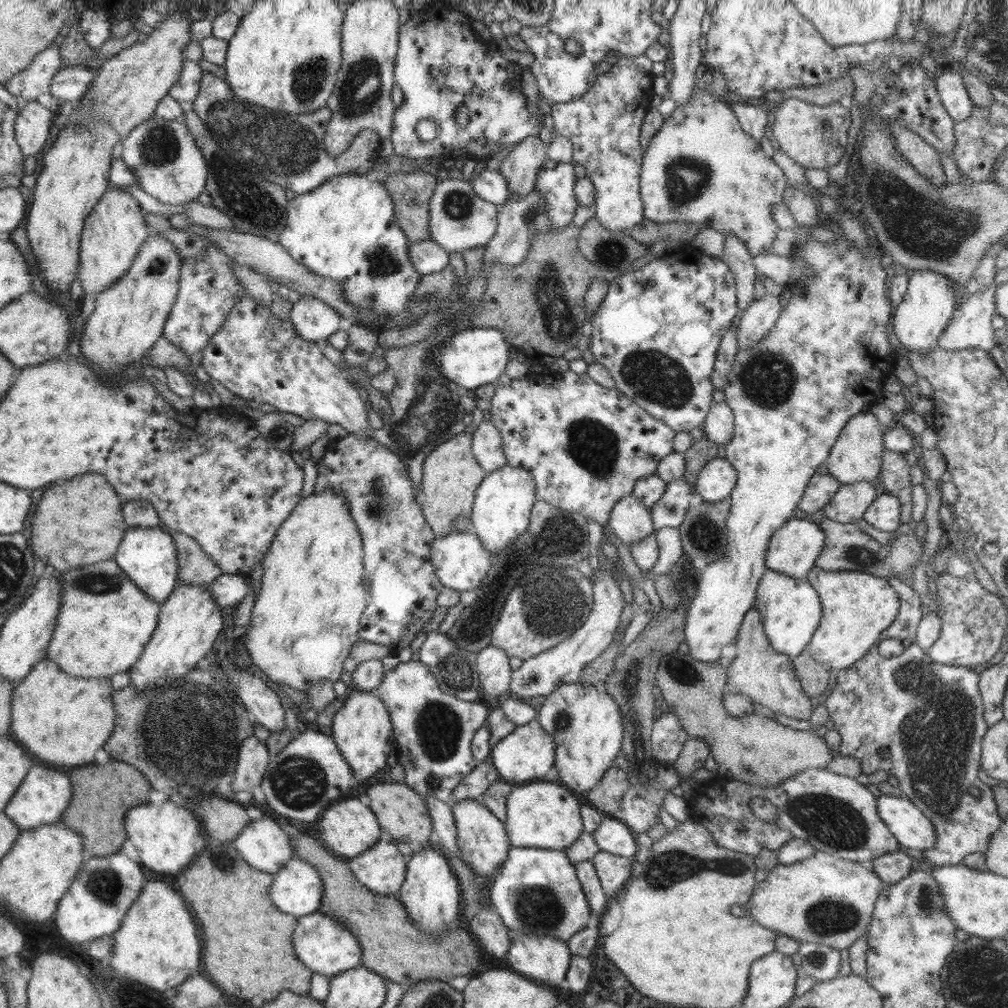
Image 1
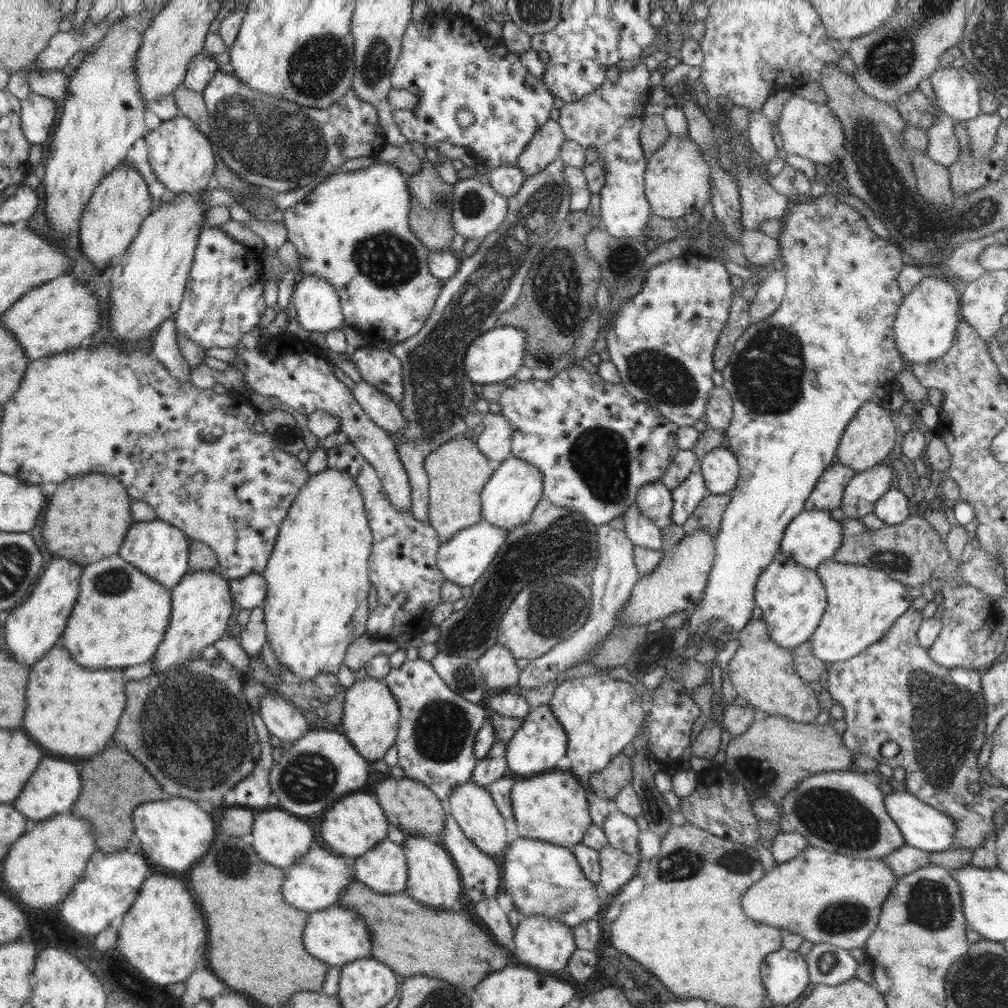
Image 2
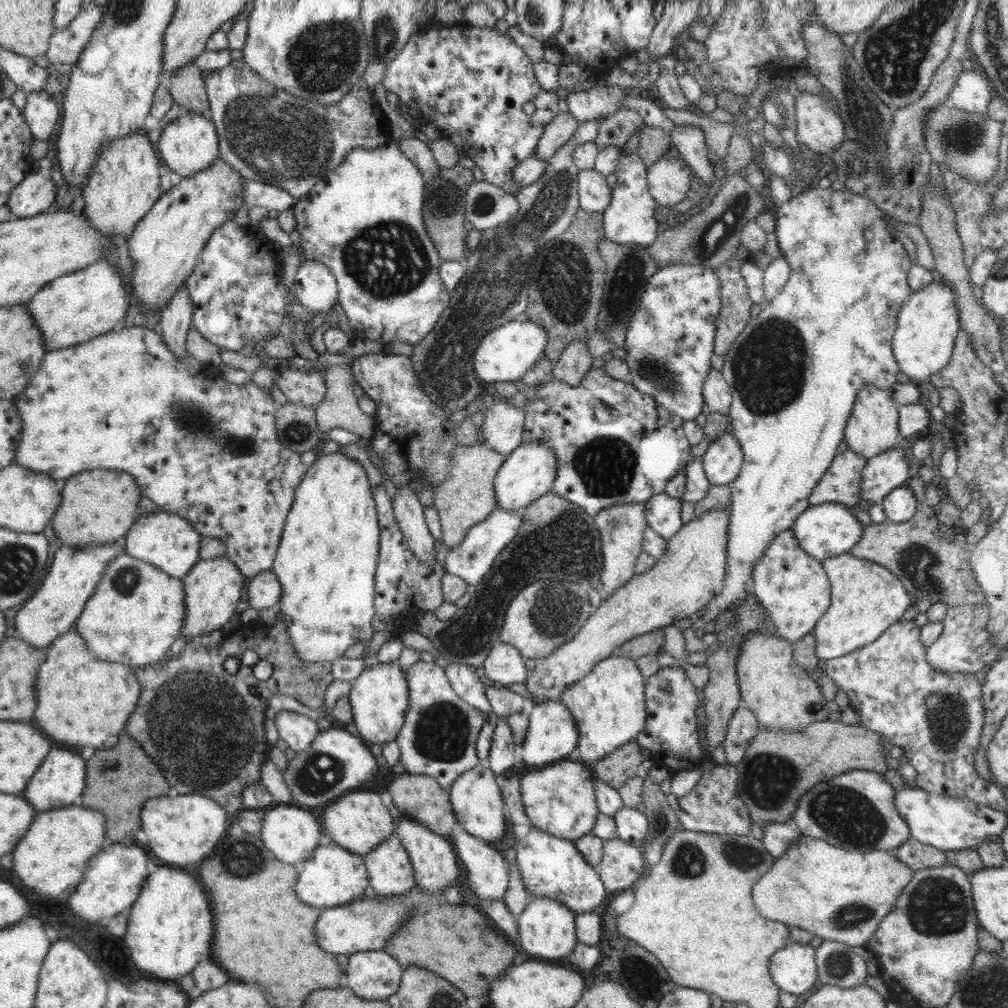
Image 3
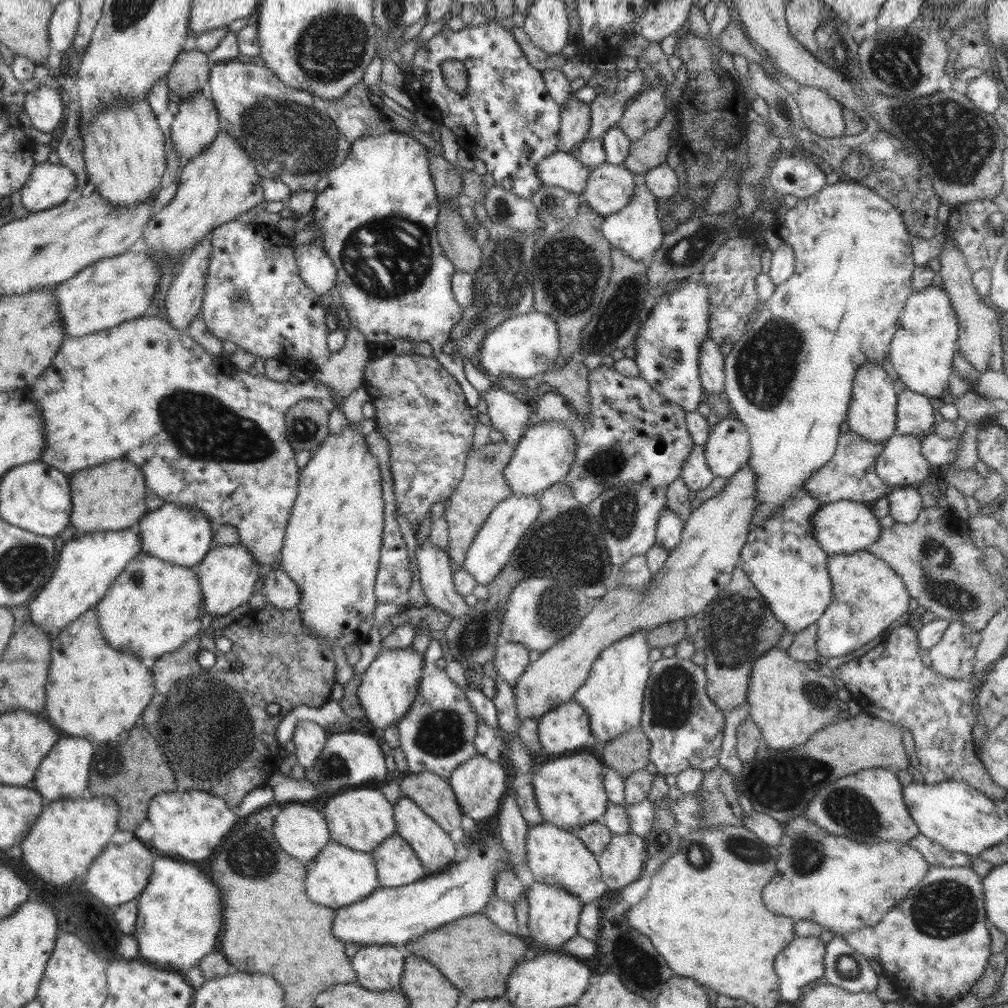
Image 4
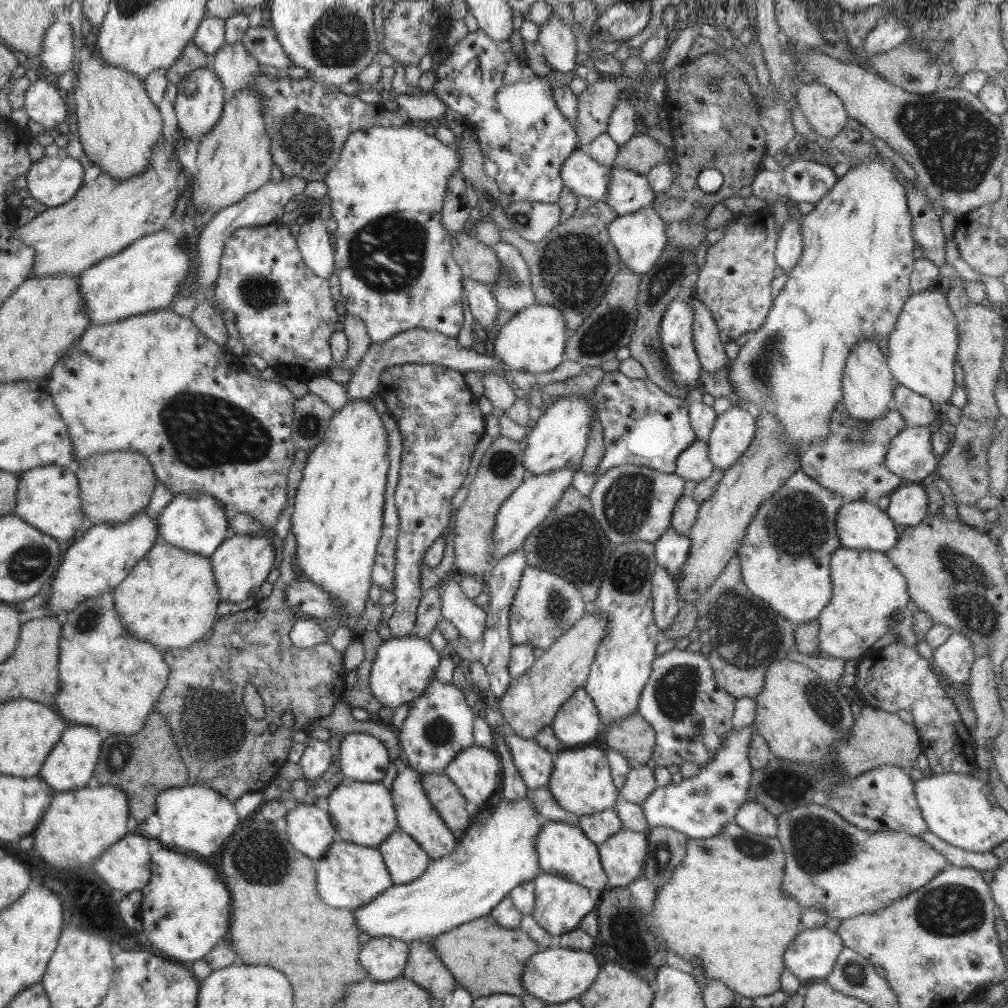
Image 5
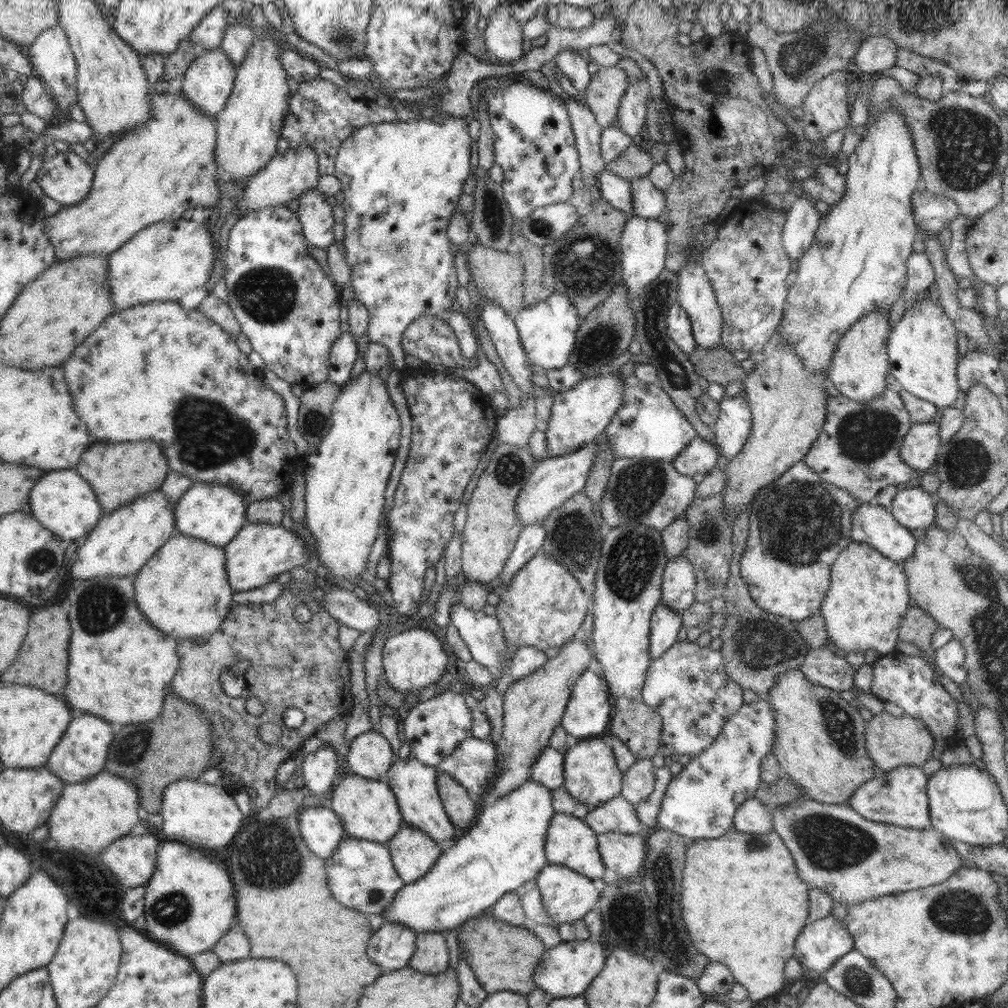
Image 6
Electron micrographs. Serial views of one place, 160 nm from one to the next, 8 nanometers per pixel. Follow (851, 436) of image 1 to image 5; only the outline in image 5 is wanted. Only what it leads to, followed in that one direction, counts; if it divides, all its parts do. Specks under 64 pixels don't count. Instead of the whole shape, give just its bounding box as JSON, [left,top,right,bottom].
[842,340,895,422]

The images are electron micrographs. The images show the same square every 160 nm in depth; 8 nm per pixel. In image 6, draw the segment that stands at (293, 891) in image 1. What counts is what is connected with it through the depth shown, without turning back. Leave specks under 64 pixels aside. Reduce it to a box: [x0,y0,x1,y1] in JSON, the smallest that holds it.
[325,836,405,916]

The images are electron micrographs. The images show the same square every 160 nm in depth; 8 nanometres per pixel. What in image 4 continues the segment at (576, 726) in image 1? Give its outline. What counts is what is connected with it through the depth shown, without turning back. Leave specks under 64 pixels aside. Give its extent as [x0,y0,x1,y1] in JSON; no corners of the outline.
[571,630,651,744]

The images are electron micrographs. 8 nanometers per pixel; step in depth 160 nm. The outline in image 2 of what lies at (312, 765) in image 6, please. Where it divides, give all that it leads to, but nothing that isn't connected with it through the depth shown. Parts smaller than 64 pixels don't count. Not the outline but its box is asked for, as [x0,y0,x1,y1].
[259,692,312,743]

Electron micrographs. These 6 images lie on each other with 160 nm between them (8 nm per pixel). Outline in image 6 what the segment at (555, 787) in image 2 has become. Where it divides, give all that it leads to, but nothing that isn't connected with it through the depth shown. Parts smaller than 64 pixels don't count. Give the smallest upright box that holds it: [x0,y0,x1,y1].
[563,736,623,808]

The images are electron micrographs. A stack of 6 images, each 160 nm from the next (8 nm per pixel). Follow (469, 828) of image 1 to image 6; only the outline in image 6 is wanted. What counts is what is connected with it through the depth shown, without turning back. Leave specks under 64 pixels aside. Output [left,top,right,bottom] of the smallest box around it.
[437,736,499,799]

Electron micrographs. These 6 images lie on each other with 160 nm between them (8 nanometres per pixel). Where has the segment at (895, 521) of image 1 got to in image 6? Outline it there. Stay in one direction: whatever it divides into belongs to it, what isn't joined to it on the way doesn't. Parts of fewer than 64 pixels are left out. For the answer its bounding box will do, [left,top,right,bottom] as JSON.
[892,488,936,529]

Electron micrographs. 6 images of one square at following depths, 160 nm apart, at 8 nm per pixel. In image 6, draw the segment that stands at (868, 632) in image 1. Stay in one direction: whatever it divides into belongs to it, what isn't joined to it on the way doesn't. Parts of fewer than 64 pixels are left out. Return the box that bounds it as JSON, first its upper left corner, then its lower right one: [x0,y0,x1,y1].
[820,541,912,654]

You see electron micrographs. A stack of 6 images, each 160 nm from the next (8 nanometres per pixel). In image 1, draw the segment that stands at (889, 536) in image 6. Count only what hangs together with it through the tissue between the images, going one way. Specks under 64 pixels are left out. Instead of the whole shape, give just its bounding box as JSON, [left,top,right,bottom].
[765,518,824,580]

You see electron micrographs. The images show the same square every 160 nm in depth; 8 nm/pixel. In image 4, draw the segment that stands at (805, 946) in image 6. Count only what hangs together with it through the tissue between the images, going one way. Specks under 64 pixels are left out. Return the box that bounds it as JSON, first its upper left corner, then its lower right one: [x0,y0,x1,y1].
[774,937,826,1001]

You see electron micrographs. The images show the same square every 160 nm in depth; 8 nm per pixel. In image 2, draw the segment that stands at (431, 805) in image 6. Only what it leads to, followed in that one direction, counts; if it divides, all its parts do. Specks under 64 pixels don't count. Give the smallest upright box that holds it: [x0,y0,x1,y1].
[403,836,463,910]

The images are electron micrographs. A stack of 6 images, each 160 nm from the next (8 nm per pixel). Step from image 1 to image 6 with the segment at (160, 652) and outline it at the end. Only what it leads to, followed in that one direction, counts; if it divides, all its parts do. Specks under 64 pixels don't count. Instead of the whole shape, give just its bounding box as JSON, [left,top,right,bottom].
[223,522,308,592]

